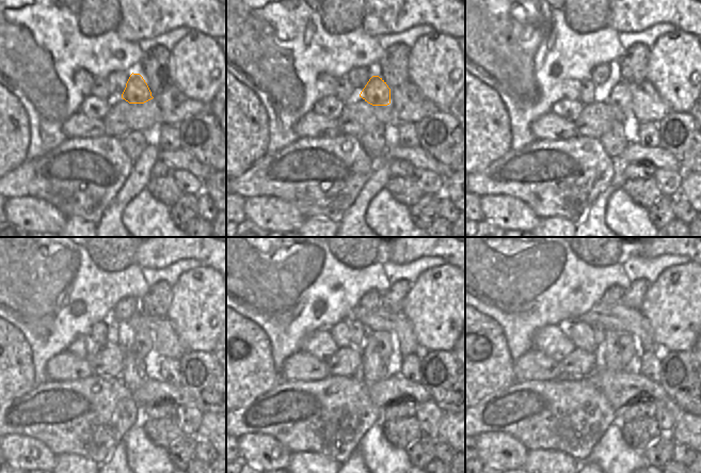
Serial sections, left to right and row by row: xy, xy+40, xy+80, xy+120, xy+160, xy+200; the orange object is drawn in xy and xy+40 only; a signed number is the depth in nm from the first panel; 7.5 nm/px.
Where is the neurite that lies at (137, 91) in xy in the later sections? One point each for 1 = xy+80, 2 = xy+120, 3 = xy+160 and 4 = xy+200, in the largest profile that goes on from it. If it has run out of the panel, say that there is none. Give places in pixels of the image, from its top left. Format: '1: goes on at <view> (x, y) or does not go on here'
1: goes on at xy+80 (619, 97)
2: goes on at xy+120 (143, 337)
3: goes on at xy+160 (386, 343)
4: goes on at xy+200 (626, 340)

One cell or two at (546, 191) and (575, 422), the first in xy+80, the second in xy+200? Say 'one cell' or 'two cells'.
one cell

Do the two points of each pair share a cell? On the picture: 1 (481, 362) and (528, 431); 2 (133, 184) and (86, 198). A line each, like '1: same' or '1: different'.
1: different
2: different

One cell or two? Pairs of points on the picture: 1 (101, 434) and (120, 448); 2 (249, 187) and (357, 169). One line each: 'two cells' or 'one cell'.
1: two cells
2: one cell

